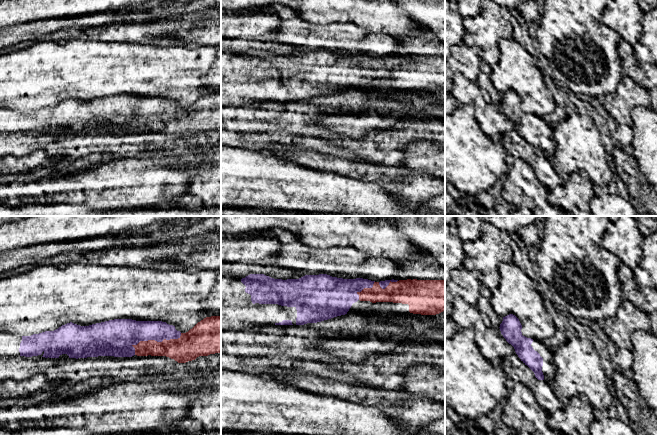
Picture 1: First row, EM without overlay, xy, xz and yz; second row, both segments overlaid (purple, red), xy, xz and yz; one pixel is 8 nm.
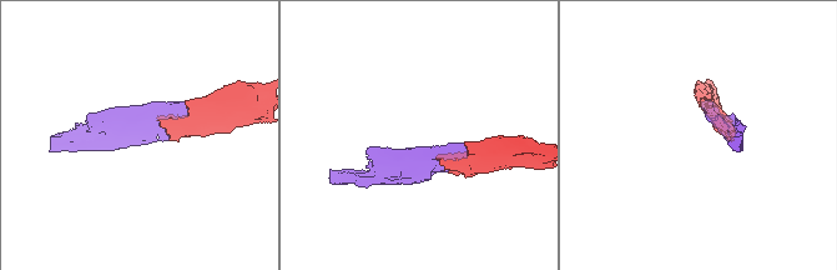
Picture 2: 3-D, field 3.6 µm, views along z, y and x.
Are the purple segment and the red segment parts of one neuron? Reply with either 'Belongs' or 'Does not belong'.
Belongs

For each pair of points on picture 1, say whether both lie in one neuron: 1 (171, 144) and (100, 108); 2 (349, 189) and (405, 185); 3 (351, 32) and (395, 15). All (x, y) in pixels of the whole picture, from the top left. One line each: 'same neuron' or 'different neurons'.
1: different neurons
2: different neurons
3: different neurons

